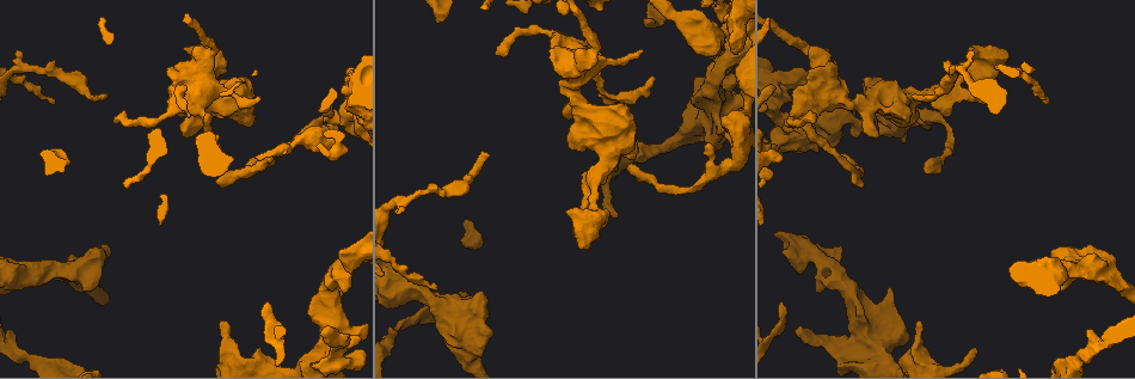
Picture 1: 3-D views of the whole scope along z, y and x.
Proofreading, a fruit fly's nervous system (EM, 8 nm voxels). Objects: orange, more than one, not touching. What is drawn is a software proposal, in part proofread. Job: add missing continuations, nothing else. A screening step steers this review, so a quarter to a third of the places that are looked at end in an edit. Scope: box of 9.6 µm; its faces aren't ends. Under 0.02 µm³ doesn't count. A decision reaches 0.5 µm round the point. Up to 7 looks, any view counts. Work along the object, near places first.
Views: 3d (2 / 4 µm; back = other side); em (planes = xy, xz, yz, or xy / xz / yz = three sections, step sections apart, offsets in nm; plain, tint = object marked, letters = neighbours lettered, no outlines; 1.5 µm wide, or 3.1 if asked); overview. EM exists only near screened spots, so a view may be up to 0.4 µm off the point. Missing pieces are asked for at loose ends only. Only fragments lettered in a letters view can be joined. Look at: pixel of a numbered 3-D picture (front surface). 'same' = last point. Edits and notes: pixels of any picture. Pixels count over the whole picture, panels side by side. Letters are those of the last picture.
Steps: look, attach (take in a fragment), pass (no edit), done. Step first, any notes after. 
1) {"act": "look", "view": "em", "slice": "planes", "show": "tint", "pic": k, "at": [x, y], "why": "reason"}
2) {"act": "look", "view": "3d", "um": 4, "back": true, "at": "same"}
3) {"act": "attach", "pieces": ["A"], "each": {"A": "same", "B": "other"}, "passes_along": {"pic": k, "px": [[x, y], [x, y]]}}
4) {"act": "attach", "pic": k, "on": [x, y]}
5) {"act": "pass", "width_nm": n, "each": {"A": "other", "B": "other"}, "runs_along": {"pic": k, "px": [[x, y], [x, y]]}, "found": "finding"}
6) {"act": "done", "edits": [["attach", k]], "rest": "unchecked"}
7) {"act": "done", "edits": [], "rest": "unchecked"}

{"act": "look", "view": "em", "slice": "planes", "show": "tint", "pic": 1, "at": [587, 186], "why": "free end"}

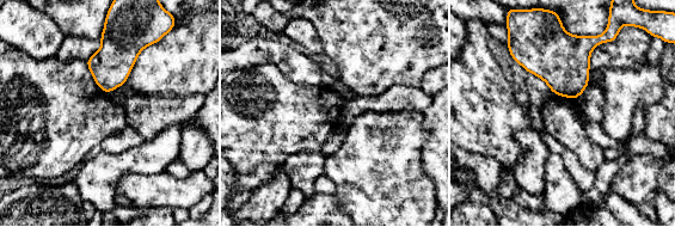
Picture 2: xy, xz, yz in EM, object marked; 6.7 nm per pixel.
{"act": "look", "view": "em", "slice": "planes", "show": "letters", "at": "same", "why": "see the neighbours"}

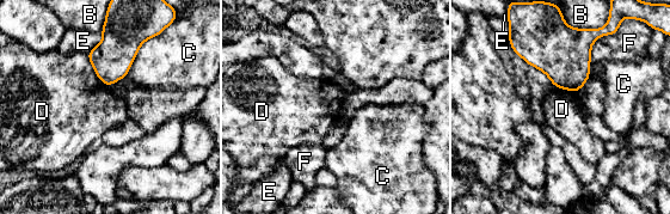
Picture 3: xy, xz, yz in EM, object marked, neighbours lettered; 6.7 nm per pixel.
{"act": "pass", "width_nm": 280, "each": {"B": "other", "C": "other", "D": "other", "E": "other", "F": "other"}, "border": {"pic": 3, "px": [[177, 16], [140, 47], [125, 77]]}, "found": "none of them fits"}

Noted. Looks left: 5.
{"act": "look", "view": "em", "slice": "planes", "show": "letters", "pic": 1, "at": [565, 210], "why": "stops while still wide"}

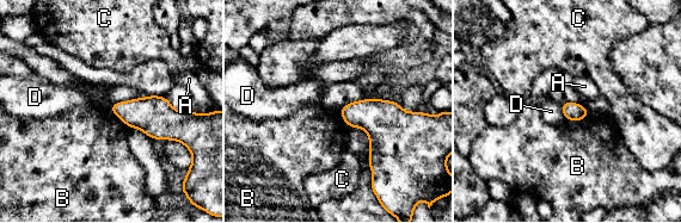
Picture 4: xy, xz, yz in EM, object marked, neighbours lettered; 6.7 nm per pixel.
{"act": "pass", "longest_contact_nm": ["B", 180], "each": {"A": "other", "B": "other", "C": "other", "D": "other"}, "border": {"pic": 4, "px": [[362, 98], [349, 101], [339, 109]]}, "found": "no lettered fragment goes on from it"}

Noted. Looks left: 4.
{"act": "look", "view": "3d", "um": 2, "pic": 1, "at": [628, 167], "why": "long arm stops here"}

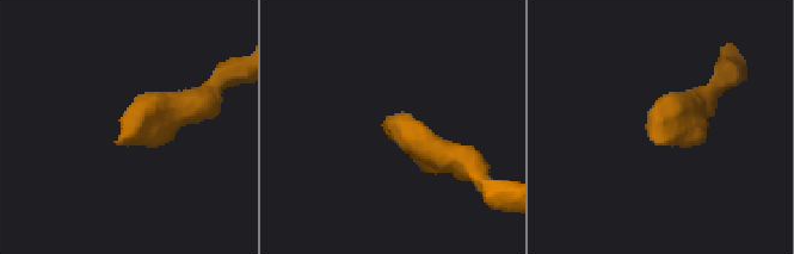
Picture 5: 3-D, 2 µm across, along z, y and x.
{"act": "look", "view": "em", "slice": "planes", "show": "letters", "pic": 5, "at": [659, 142], "why": "need the tissue"}

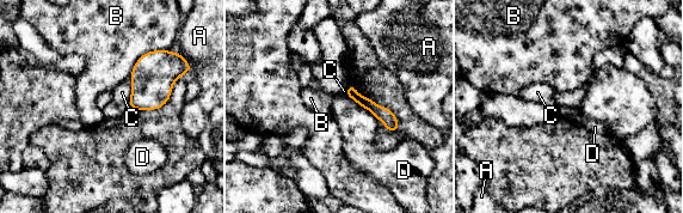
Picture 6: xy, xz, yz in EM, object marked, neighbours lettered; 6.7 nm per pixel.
{"act": "pass", "each": {"A": "other", "B": "other", "C": "other", "D": "other"}, "border": {"pic": 6, "px": [[129, 77], [131, 95], [127, 102]]}, "found": "none of them fits"}

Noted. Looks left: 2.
{"act": "done", "edits": [], "rest": "unchecked"}

